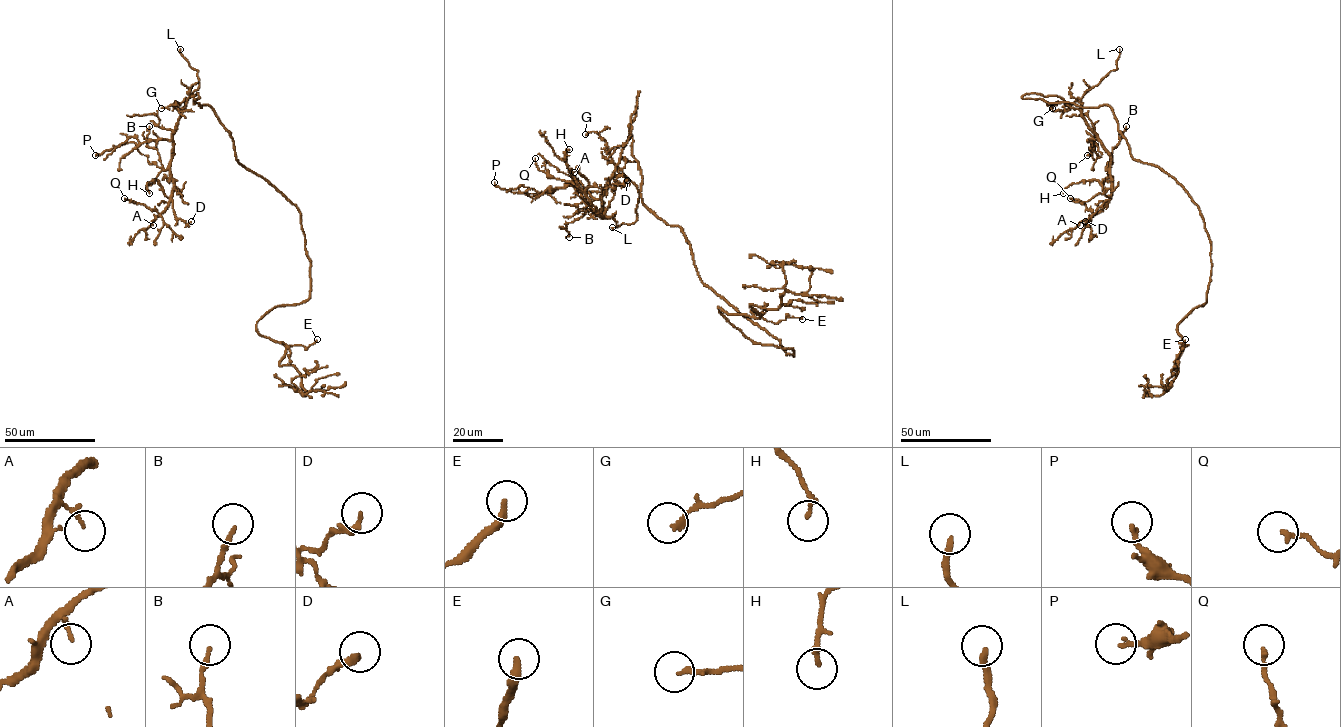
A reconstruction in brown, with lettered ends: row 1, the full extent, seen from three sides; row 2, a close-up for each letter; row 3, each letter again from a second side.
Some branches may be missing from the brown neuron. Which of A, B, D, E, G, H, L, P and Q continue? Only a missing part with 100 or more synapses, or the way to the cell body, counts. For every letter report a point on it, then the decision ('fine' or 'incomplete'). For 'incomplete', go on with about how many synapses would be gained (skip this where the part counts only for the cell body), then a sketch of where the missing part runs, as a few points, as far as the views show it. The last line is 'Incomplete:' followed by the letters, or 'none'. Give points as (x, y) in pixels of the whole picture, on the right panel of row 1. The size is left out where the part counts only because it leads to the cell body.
A: (1080, 225) | fine
B: (1126, 126) | fine
D: (1085, 221) | fine
E: (1185, 339) | fine
G: (1052, 108) | fine
H: (1063, 193) | fine
L: (1119, 49) | incomplete | (1119, 49), (1135, 32), (1146, 31)
P: (1087, 155) | fine
Q: (1070, 198) | fine
Incomplete: L

